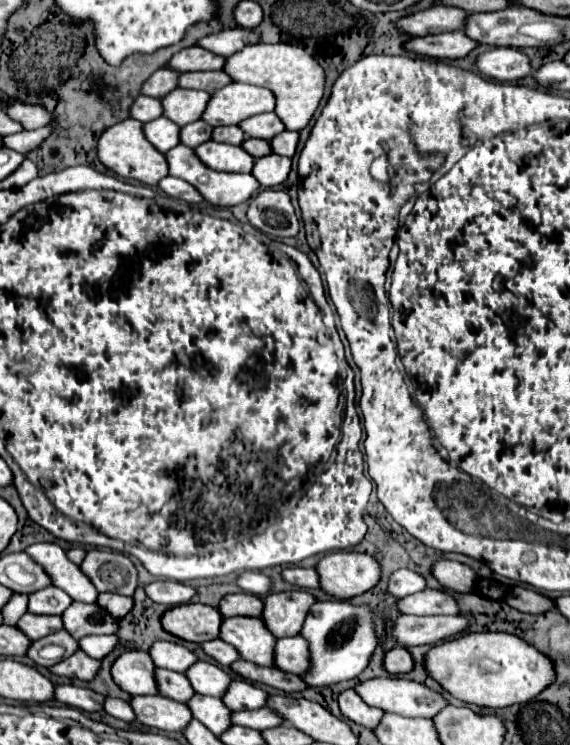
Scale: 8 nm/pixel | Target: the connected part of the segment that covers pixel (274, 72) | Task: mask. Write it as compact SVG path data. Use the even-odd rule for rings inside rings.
M251 44L225 58L223 72L233 82L265 86L275 94L275 114L287 130L301 130L313 118L323 98L325 72L313 56L293 44Z

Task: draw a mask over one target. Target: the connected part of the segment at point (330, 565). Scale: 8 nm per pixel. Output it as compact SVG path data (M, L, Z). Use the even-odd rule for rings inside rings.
M333 552L325 554L317 564L315 570L319 574L319 588L337 600L349 600L371 590L379 582L379 564L373 556L361 552Z

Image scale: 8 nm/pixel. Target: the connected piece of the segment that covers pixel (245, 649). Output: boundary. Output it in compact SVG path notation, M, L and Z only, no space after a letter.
M225 618L221 622L219 638L235 646L243 660L259 666L271 666L275 636L269 636L261 618Z

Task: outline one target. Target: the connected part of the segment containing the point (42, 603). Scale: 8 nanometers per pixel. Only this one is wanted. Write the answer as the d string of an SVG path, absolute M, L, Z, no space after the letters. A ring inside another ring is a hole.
M55 586L41 588L29 594L29 612L31 614L57 614L61 616L65 608L71 604L71 596Z

